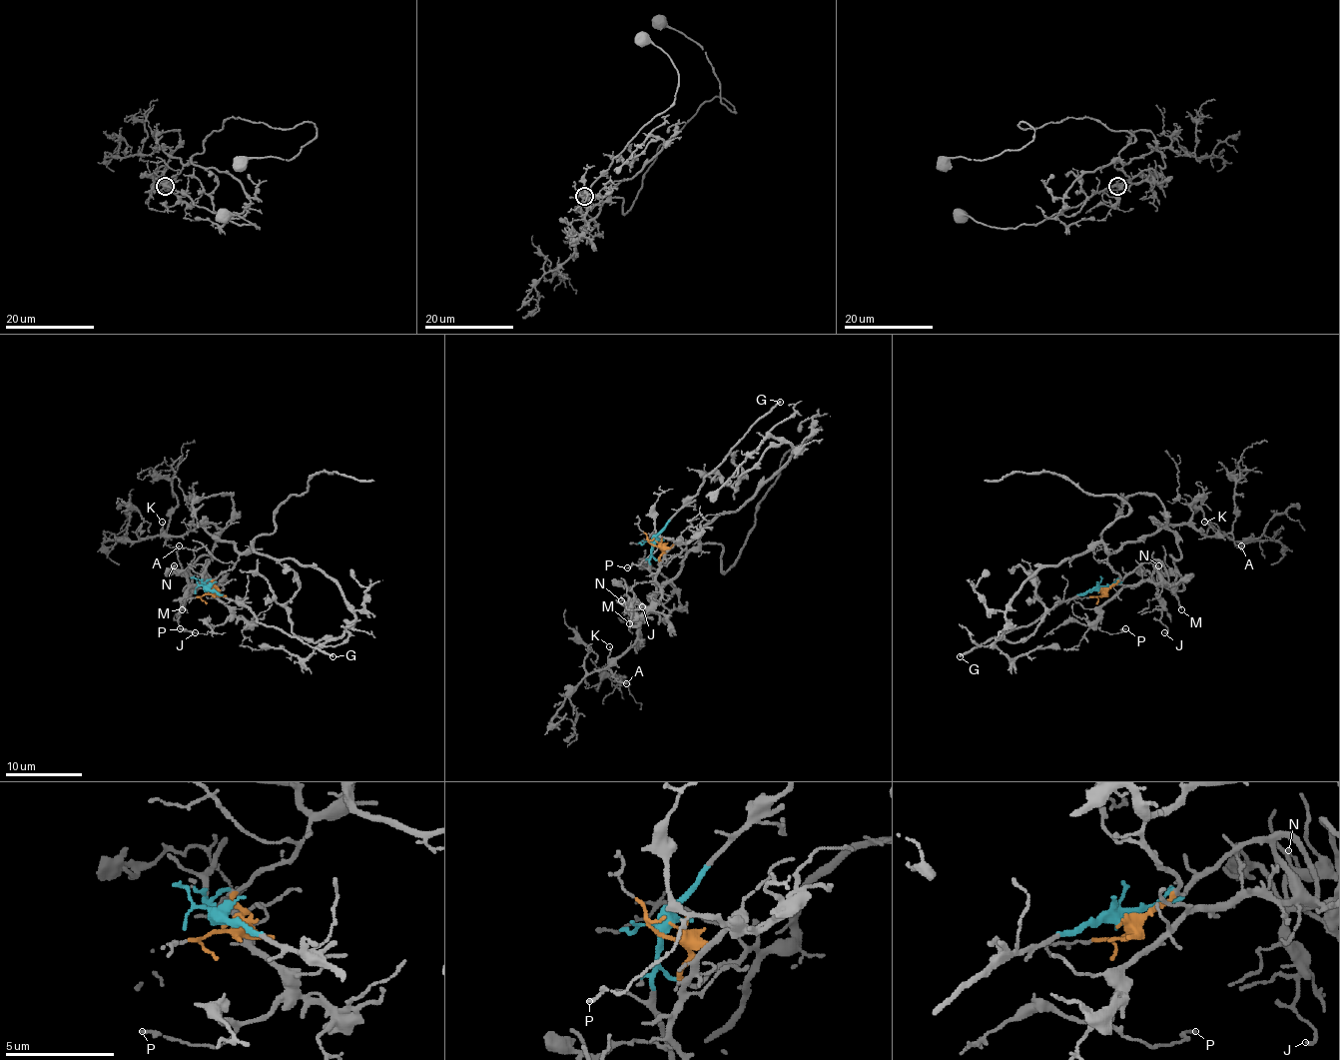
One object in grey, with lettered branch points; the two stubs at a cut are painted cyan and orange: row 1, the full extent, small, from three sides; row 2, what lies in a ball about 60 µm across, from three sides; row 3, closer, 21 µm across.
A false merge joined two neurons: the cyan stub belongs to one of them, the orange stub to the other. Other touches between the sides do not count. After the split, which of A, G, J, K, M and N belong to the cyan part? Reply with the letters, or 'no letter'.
G, J, M, N

